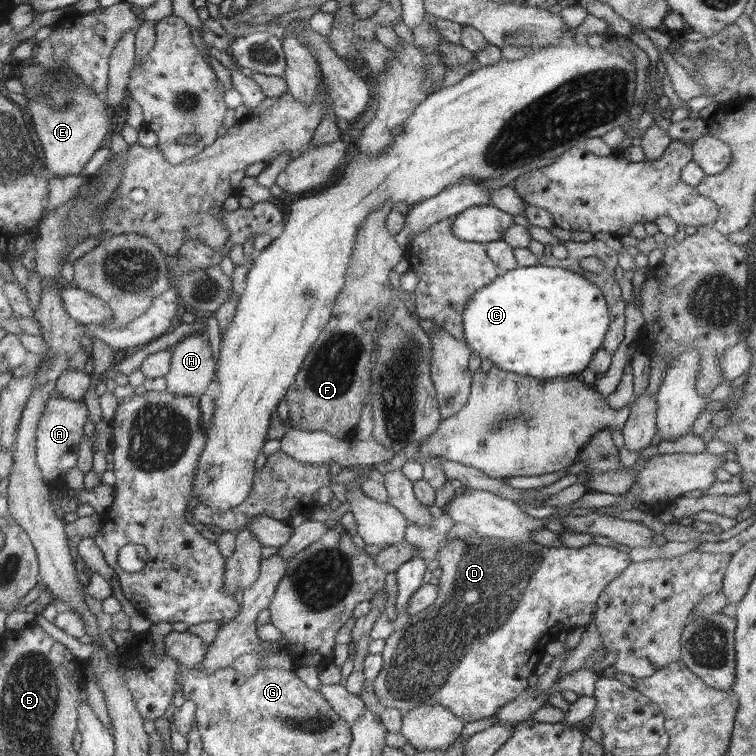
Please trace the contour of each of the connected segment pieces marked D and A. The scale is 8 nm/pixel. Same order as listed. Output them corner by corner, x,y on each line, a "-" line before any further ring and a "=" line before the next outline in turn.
473,536
447,538
445,547
437,554
438,566
442,569
436,600
424,611
409,615
408,623
399,630
393,631
385,640
383,649
383,667
380,674
373,680
374,692
379,706
395,708
403,715
414,708
428,705
442,705
449,708
458,718
465,723
475,722
494,716
503,704
514,700
519,694
528,690
528,678
534,674
536,664
544,656
544,648
548,642
558,639
560,630
570,632
583,624
587,624
596,615
597,603
603,591
611,584
612,580
619,578
631,566
630,555
618,549
592,543
582,548
572,548
566,545
558,548
535,542
520,542
496,537
=
52,397
45,406
43,416
39,420
37,431
37,465
43,472
44,480
50,483
52,480
60,480
60,476
76,467
76,452
84,436
84,422
88,418
88,410
84,401
70,401
62,397

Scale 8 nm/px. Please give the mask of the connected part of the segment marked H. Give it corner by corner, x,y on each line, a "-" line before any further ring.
189,334
171,348
171,363
163,378
168,392
178,397
200,397
214,378
216,362
206,334

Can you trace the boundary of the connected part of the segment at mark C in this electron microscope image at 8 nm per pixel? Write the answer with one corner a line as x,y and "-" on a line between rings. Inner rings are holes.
532,266
532,267
518,267
516,270
508,270
504,276
488,284
486,288
480,288
470,300
468,300
467,310
464,311
464,338
465,343
480,356
480,358
488,358
493,366
502,368
508,372
520,373
522,376
531,378
554,379
559,377
566,377
582,373
582,371
589,366
594,354
599,350
600,344
604,342
604,336
608,332
610,326
610,317
606,298
600,291
598,286
590,283
590,281
582,278
577,273
564,270
562,268
550,268
548,266

